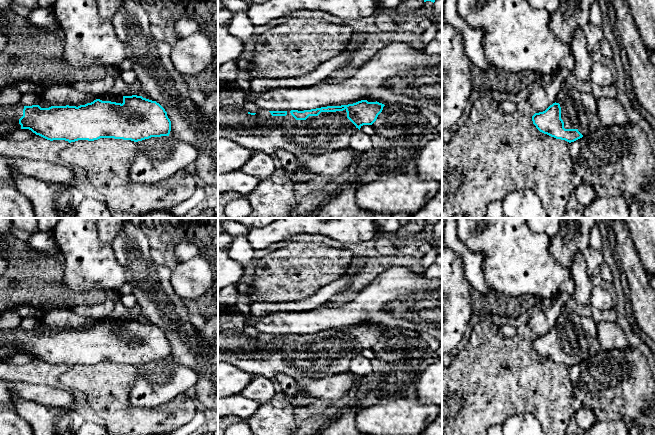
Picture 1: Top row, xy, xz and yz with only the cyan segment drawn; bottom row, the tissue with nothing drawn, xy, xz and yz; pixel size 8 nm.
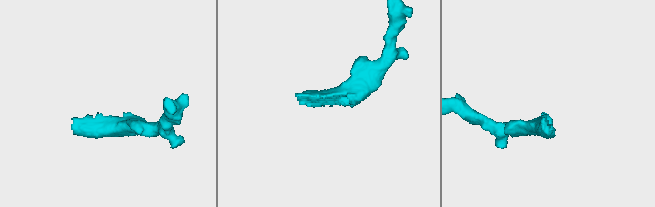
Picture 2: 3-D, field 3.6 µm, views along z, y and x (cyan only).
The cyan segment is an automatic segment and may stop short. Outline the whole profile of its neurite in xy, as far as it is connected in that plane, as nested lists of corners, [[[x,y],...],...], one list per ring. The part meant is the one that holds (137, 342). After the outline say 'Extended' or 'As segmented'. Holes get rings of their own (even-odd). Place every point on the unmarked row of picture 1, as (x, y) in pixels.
[[[88,318],[93,320],[94,325],[78,331],[66,329],[41,332],[38,323],[32,330],[24,330],[21,326],[9,330],[0,328],[0,341],[8,337],[15,342],[16,348],[21,349],[21,353],[29,353],[50,365],[65,364],[71,367],[114,362],[138,366],[151,361],[169,360],[171,345],[165,333],[156,325],[137,319]]]. Extended

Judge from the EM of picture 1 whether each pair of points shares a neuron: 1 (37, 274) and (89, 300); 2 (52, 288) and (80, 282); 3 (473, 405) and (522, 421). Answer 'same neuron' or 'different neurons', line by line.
1: same neuron
2: different neurons
3: different neurons

